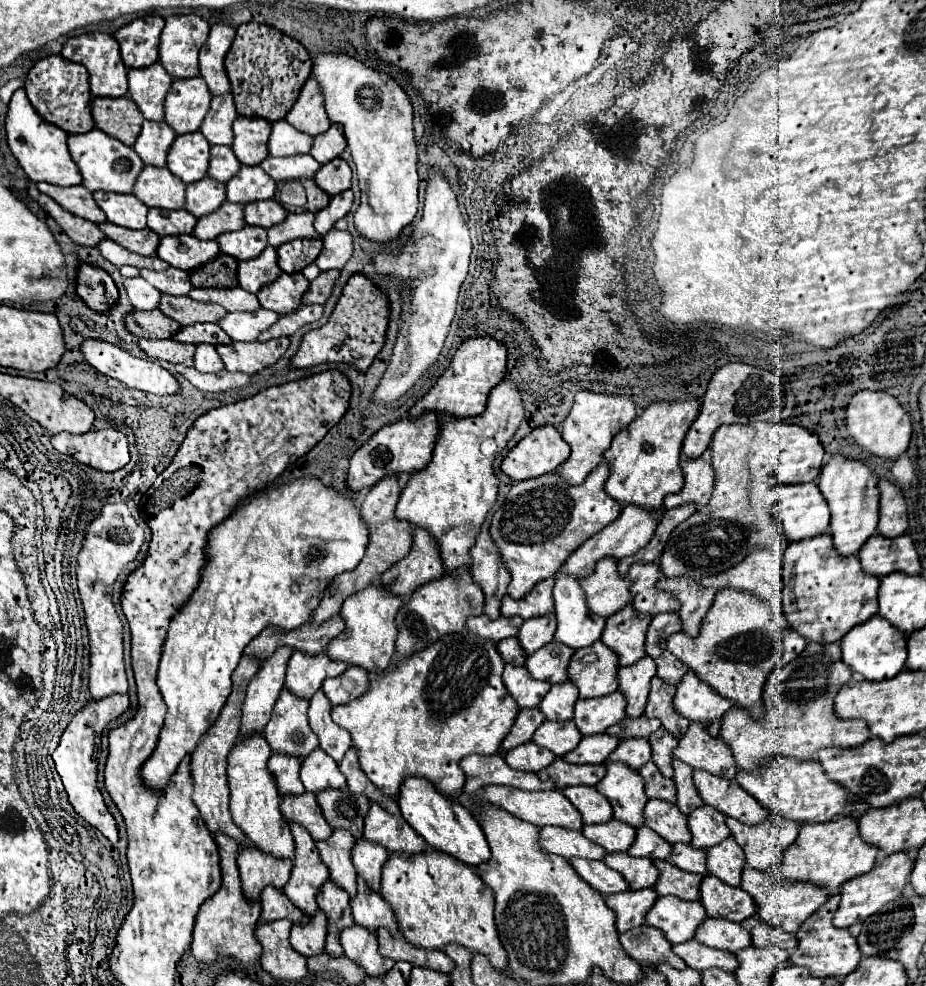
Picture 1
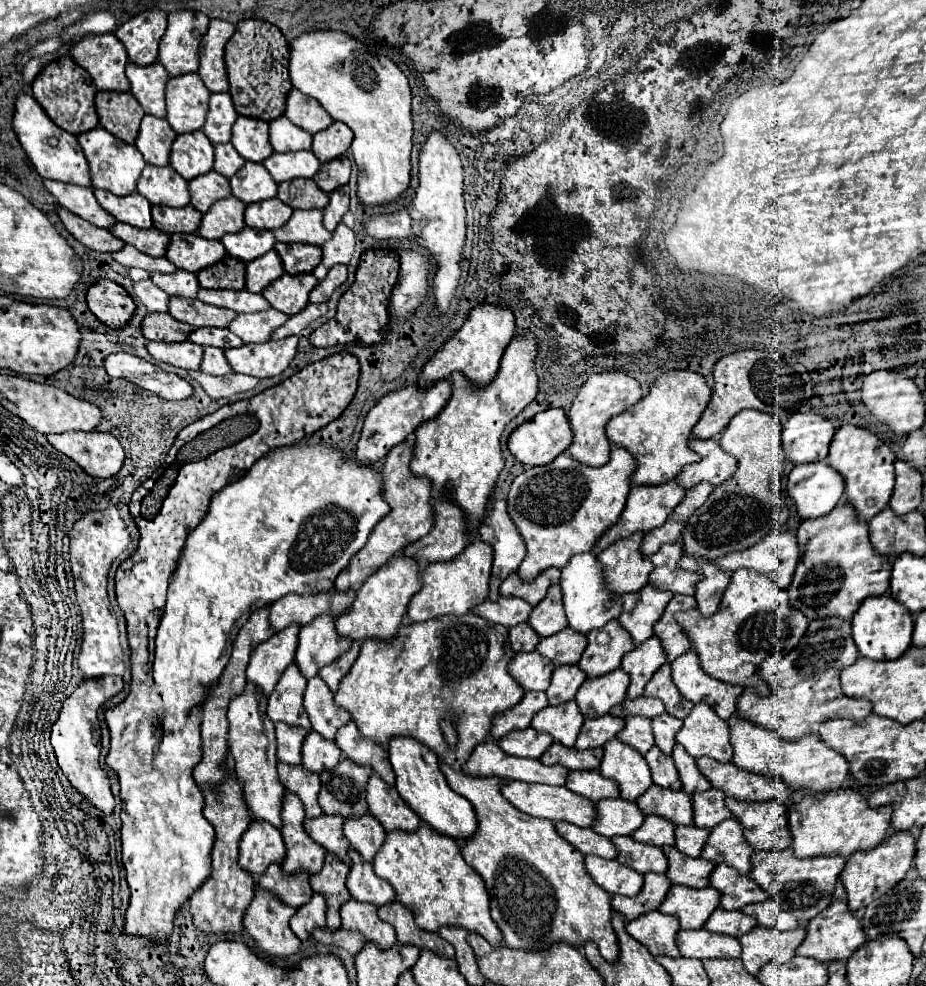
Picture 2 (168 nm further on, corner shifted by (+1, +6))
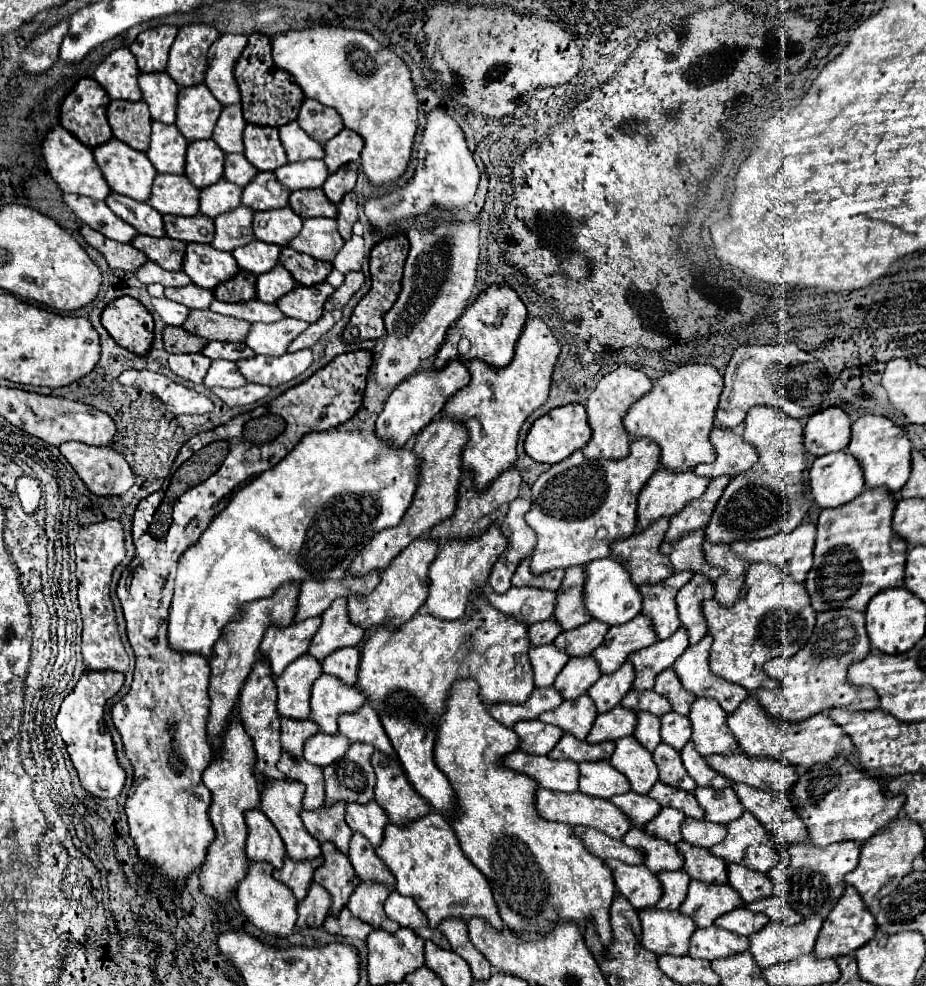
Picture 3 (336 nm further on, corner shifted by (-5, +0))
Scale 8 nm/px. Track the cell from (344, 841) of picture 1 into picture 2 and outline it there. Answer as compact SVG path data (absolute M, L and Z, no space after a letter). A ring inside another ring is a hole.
M321 816L321 818L313 818L313 820L305 820L305 832L317 842L321 844L327 852L331 852L333 856L337 856L341 862L345 862L347 866L351 866L351 860L347 856L349 850L349 842L343 836L343 818L341 816Z

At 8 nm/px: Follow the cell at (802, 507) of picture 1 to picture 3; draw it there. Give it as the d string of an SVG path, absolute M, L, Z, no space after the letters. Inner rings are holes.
M845 450L815 458L809 480L813 498L821 508L843 506L865 490L863 468L859 460Z

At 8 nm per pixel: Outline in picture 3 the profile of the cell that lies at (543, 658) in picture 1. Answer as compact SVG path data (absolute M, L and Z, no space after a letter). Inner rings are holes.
M591 620L589 624L561 632L555 638L557 648L563 648L569 656L589 656L605 638L609 626L601 620Z

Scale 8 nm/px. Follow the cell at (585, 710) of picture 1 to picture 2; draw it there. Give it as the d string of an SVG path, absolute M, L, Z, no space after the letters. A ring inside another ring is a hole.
M619 668L607 676L585 680L577 690L575 702L585 718L599 718L625 700L629 676Z

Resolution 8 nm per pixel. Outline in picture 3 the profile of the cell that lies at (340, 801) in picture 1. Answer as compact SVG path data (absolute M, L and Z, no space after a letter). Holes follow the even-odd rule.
M353 742L341 760L323 768L327 806L339 800L365 804L373 798L375 772L369 762L373 750L371 744Z

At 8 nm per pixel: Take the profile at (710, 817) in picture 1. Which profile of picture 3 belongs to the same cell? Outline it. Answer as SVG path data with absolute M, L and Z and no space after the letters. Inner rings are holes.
M699 786L695 790L695 798L701 804L701 808L705 810L705 818L709 822L717 822L717 824L729 824L729 822L737 820L745 810L733 788L715 790L715 788Z

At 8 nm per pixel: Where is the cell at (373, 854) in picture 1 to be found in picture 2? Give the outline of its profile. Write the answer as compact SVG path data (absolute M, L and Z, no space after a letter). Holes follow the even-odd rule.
M365 814L365 818L359 820L347 820L343 824L343 832L351 842L353 850L357 850L367 862L373 862L387 836L385 830L381 830L381 826L377 826L377 822L369 818L369 814Z

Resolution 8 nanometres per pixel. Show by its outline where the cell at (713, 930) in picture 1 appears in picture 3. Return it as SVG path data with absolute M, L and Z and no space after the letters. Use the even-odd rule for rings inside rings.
M741 906L741 908L735 908L735 910L719 916L715 920L715 926L741 934L741 936L751 936L753 932L759 932L767 922L769 922L769 918L765 914L753 914L749 908Z

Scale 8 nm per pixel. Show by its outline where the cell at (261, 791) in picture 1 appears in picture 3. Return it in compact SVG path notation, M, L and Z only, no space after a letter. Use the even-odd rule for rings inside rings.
M259 658L253 668L251 676L247 676L241 696L239 696L239 718L245 726L245 732L253 738L257 764L255 772L261 780L285 780L285 776L277 770L277 760L281 756L281 744L279 744L279 712L277 712L277 688L273 680L273 672L269 668L269 662L265 658Z

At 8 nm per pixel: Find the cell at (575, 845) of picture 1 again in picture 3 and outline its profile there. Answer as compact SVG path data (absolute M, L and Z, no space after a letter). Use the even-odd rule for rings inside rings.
M573 828L575 834L585 842L587 850L593 852L595 856L607 860L607 858L617 858L621 862L627 864L643 864L643 856L639 856L639 852L635 852L635 848L629 848L627 844L623 844L623 840L615 840L609 838L607 834L595 830L595 828Z

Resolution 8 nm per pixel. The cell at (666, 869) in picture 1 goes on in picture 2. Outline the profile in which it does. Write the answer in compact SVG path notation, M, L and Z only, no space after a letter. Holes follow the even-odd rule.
M663 846L663 852L669 860L667 878L671 884L681 884L689 888L705 888L709 886L709 874L715 868L713 862L705 862L703 858L687 858L677 852L675 846Z

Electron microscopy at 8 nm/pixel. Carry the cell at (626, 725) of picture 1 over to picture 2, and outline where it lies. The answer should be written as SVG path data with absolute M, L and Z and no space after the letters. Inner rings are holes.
M637 698L637 700L625 700L621 706L615 706L611 710L613 716L617 718L629 718L629 716L645 716L645 718L655 718L665 712L665 706L657 698Z

